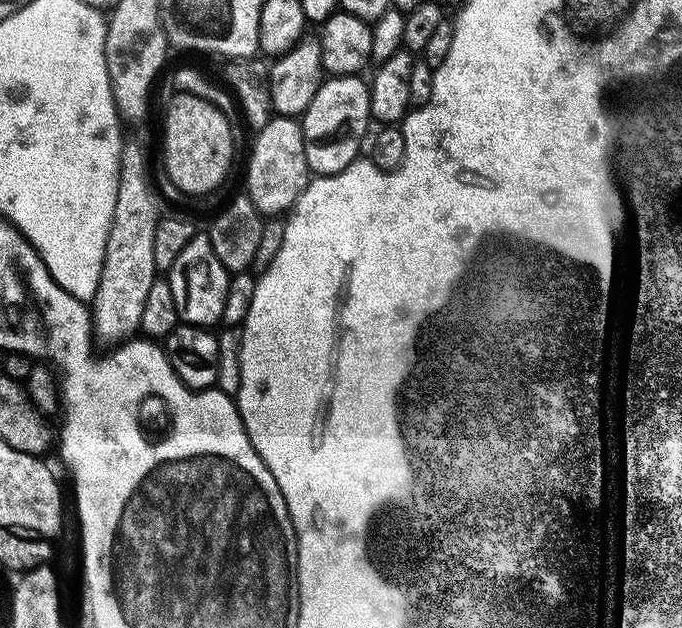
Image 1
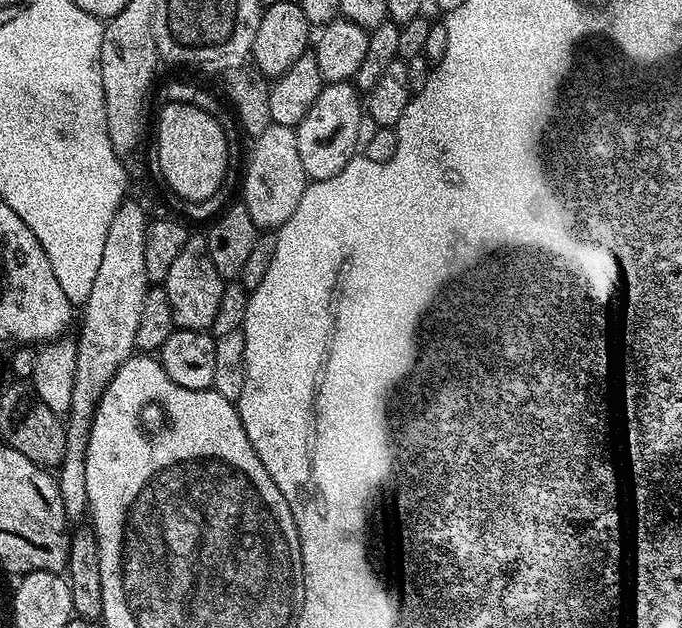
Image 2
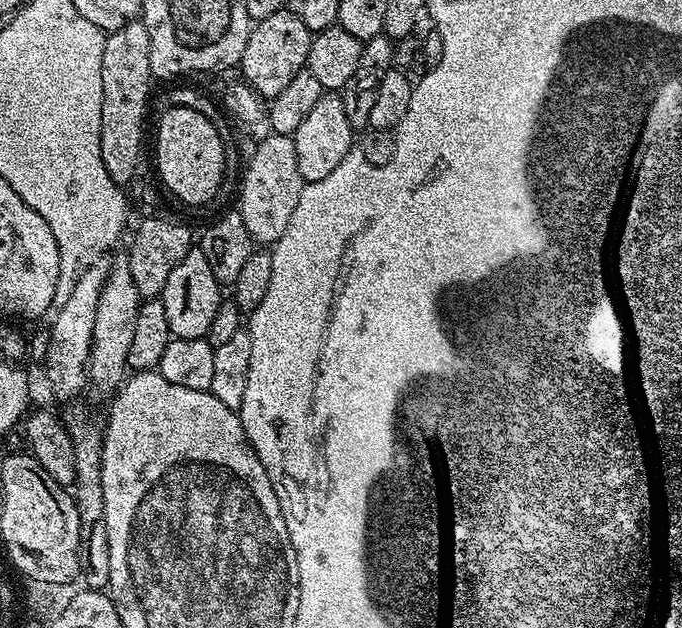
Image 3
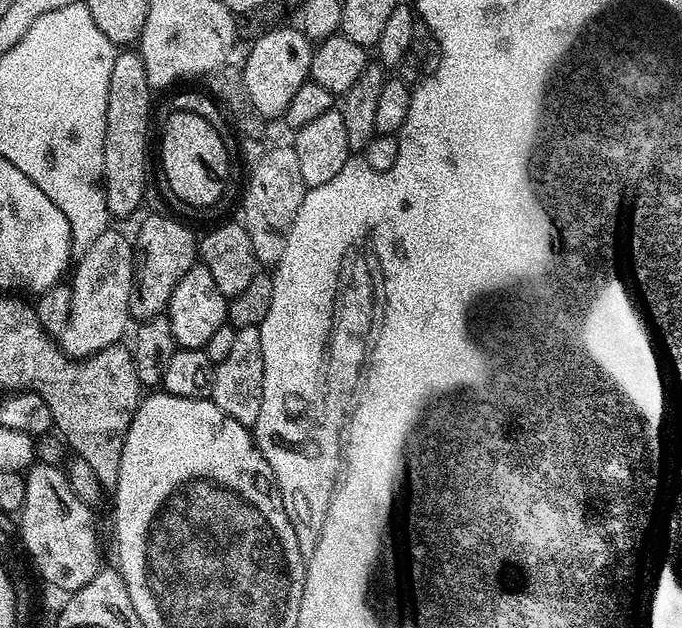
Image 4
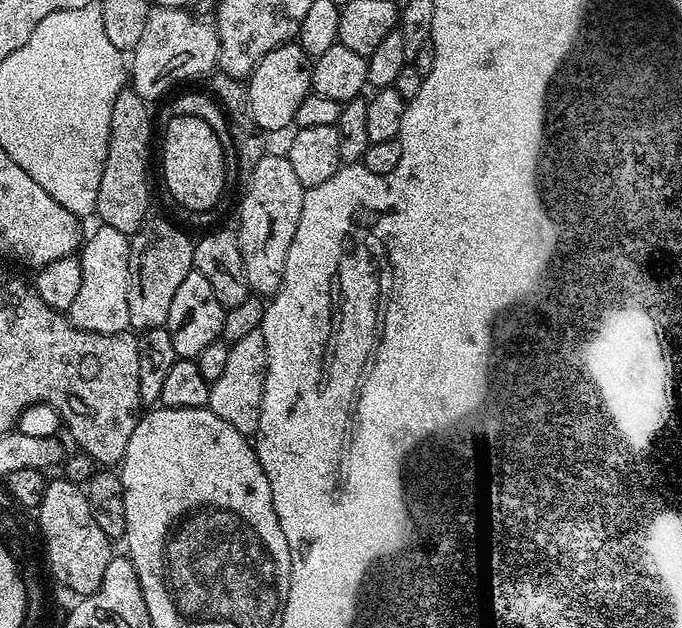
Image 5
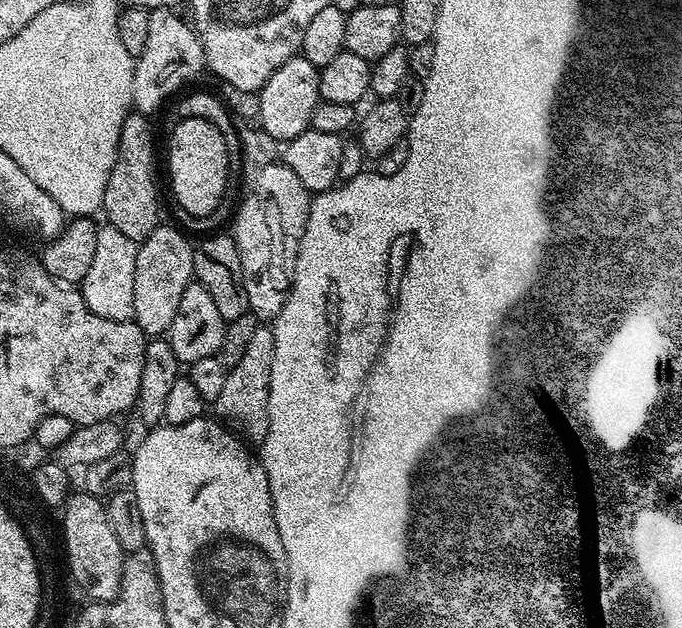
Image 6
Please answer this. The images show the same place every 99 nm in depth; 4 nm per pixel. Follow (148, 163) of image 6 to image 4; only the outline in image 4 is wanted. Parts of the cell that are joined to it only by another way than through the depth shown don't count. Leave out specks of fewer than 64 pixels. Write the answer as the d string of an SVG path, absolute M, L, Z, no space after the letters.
M117 51L116 57L114 58L114 68L110 70L110 94L106 102L106 138L104 139L104 197L106 198L109 217L128 216L131 212L138 211L140 203L144 200L144 187L148 184L148 115L152 112L152 95L154 95L154 92L146 78L146 68L142 62L139 51Z

